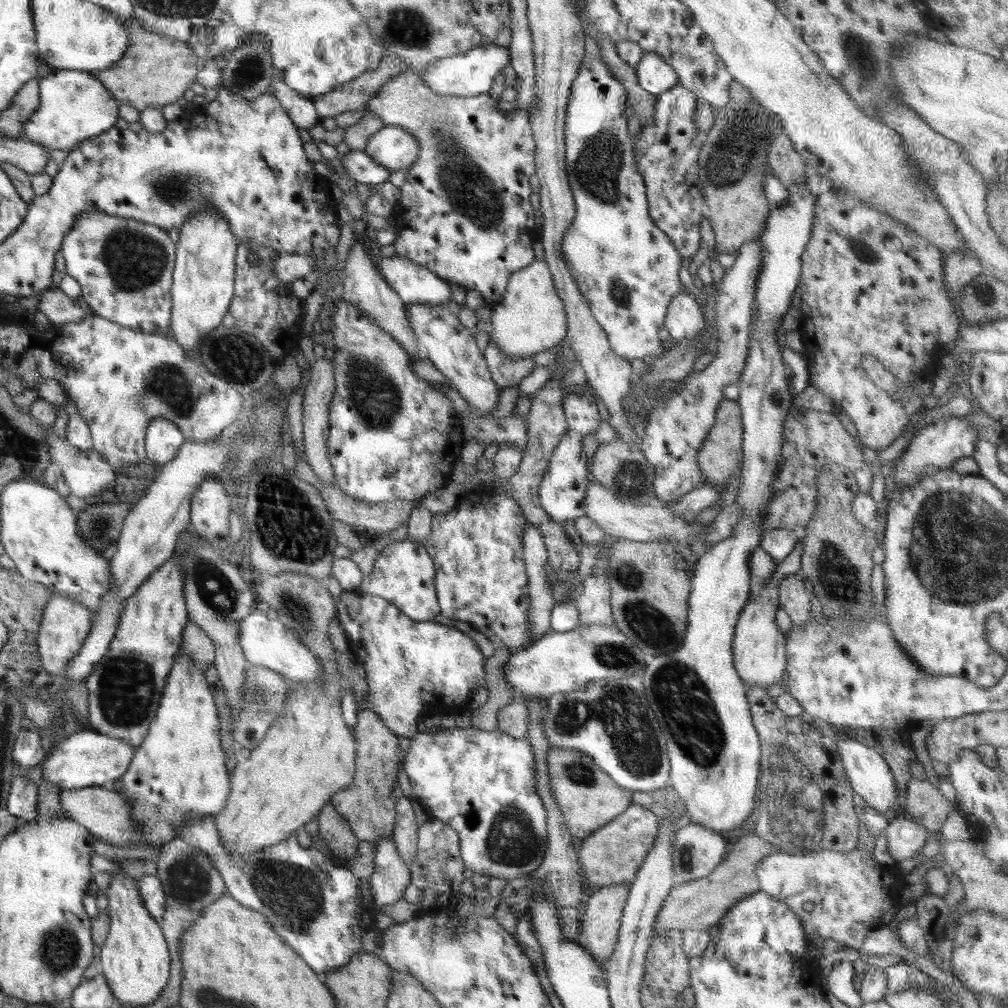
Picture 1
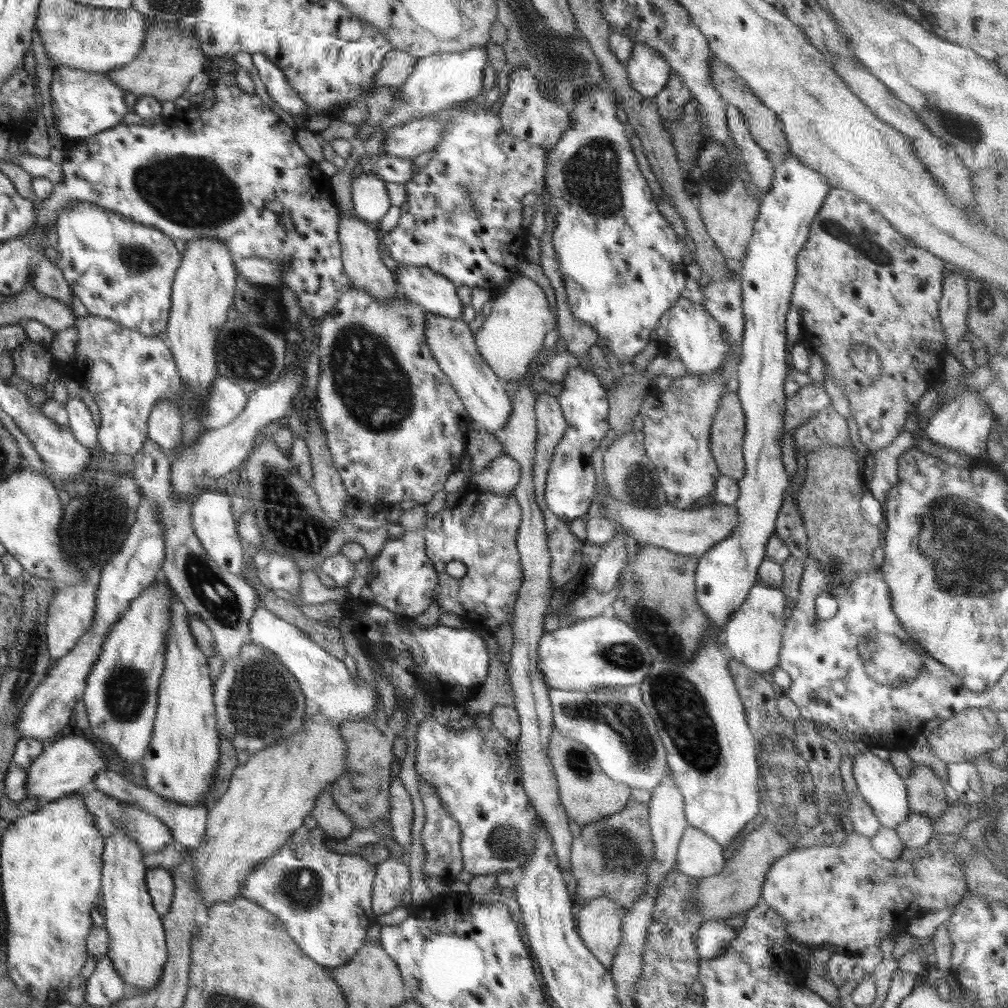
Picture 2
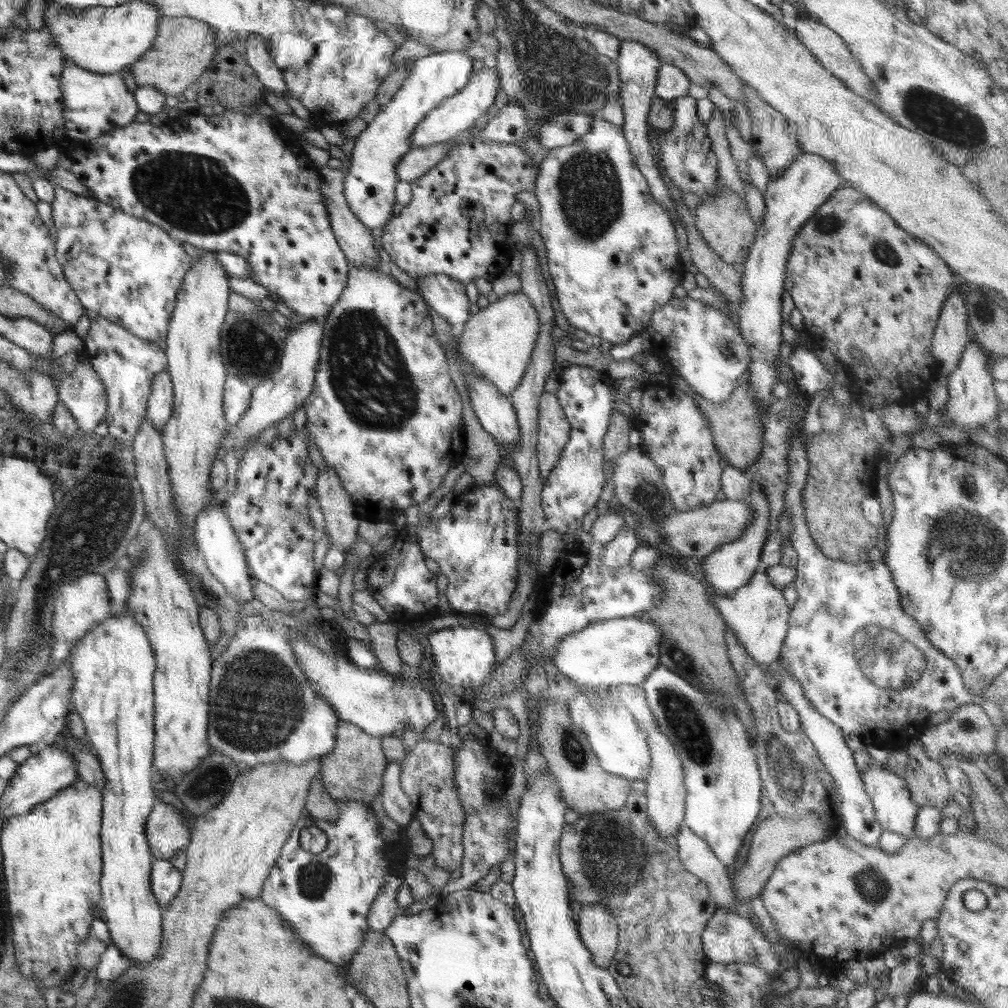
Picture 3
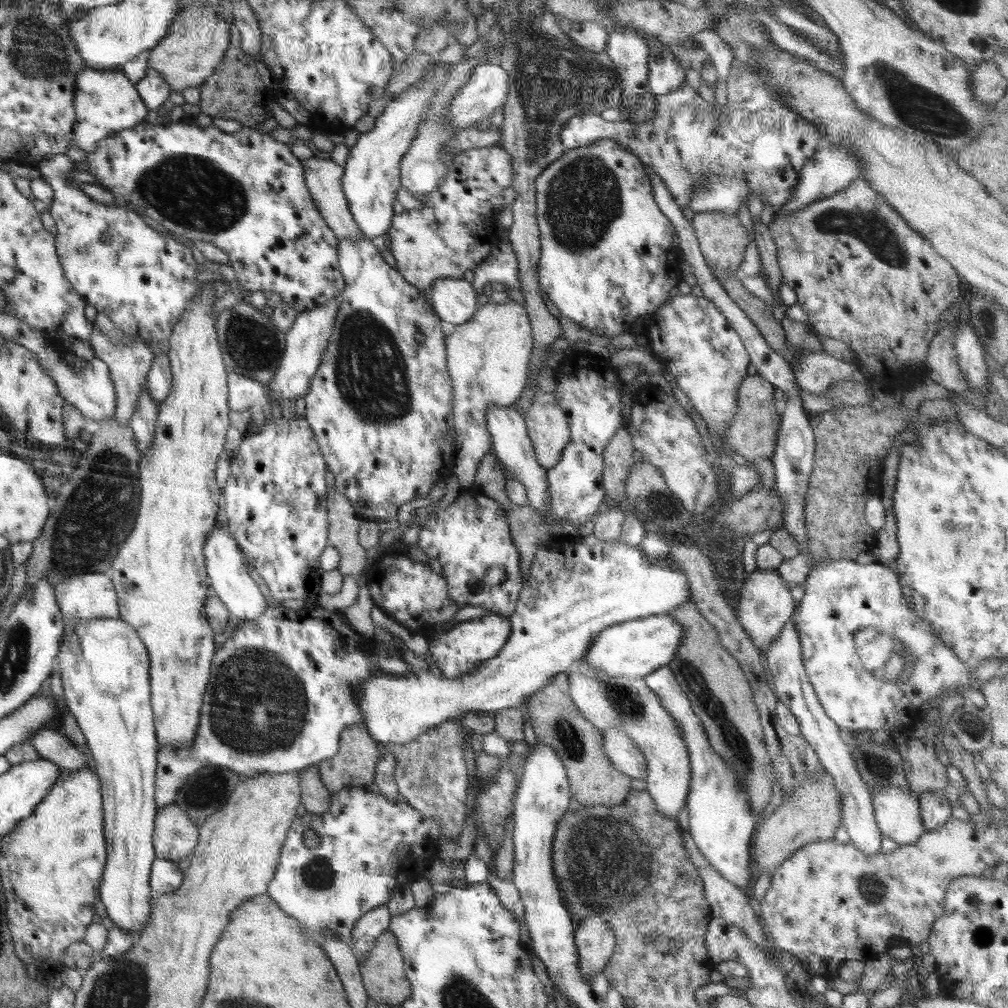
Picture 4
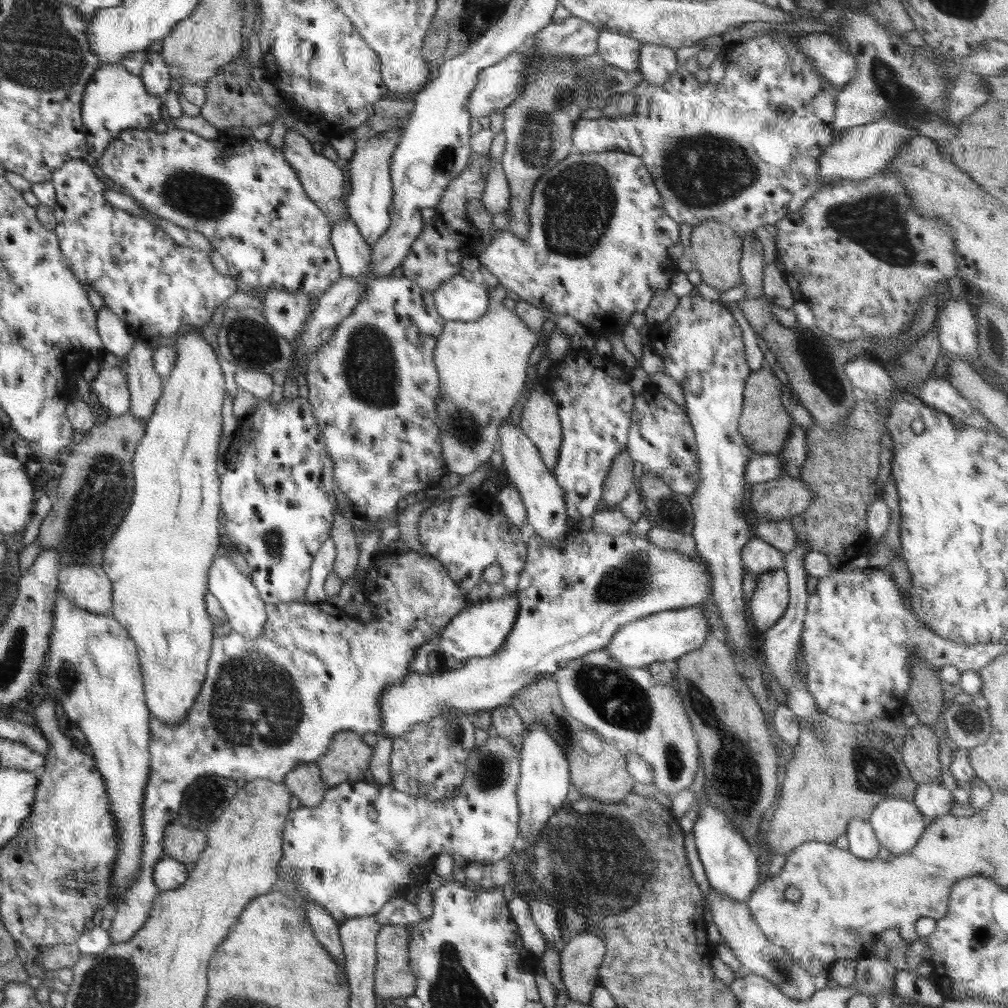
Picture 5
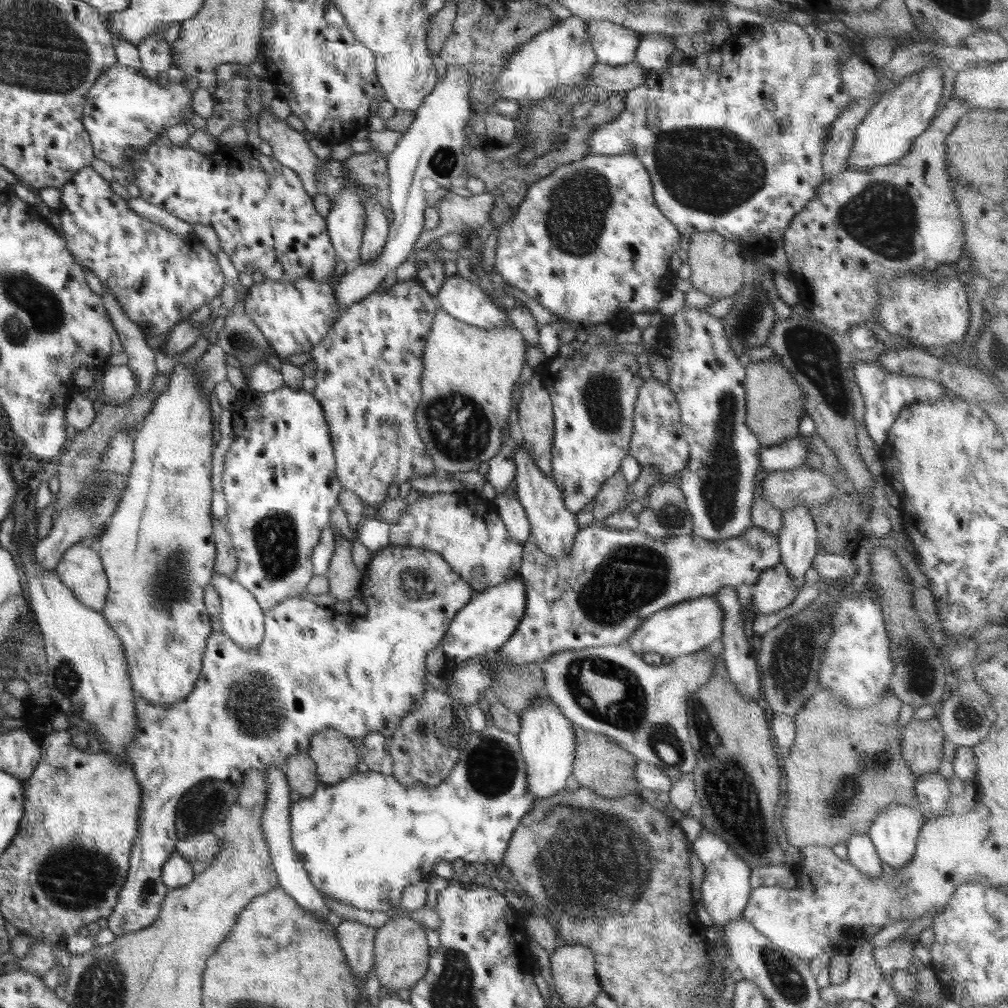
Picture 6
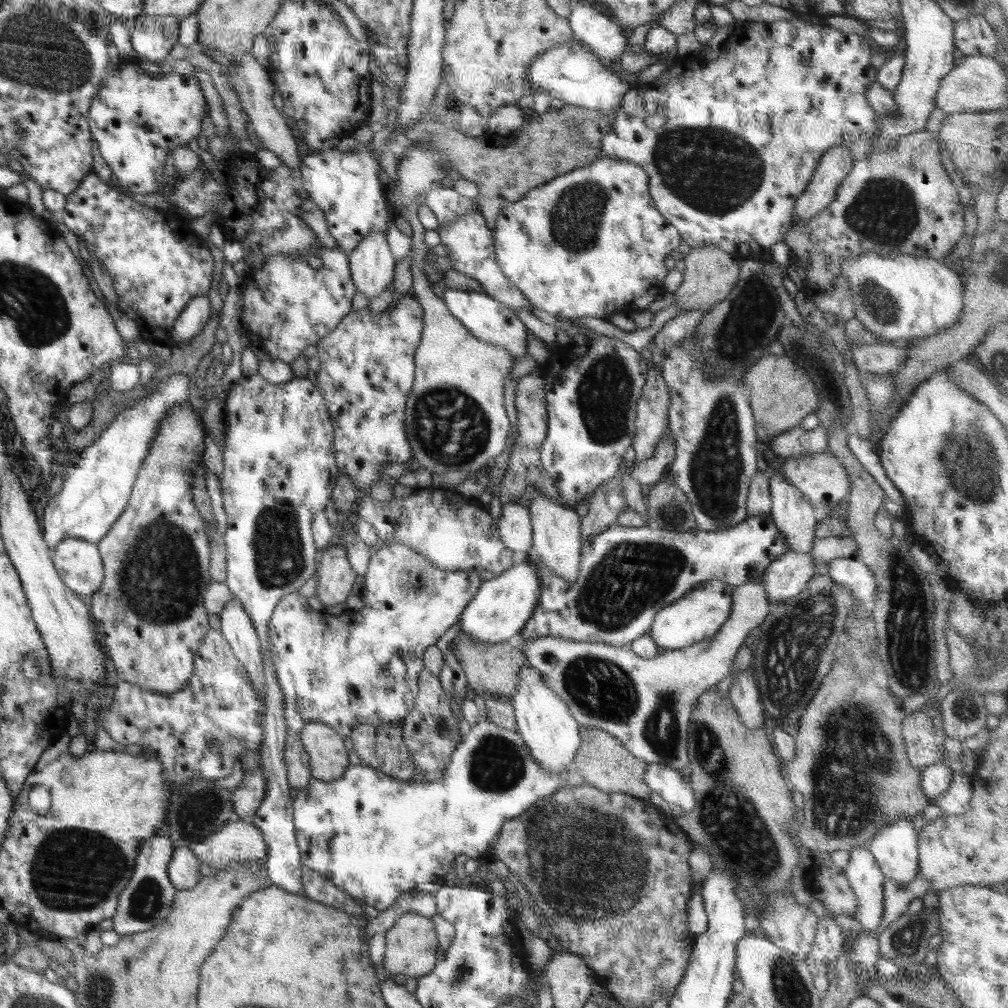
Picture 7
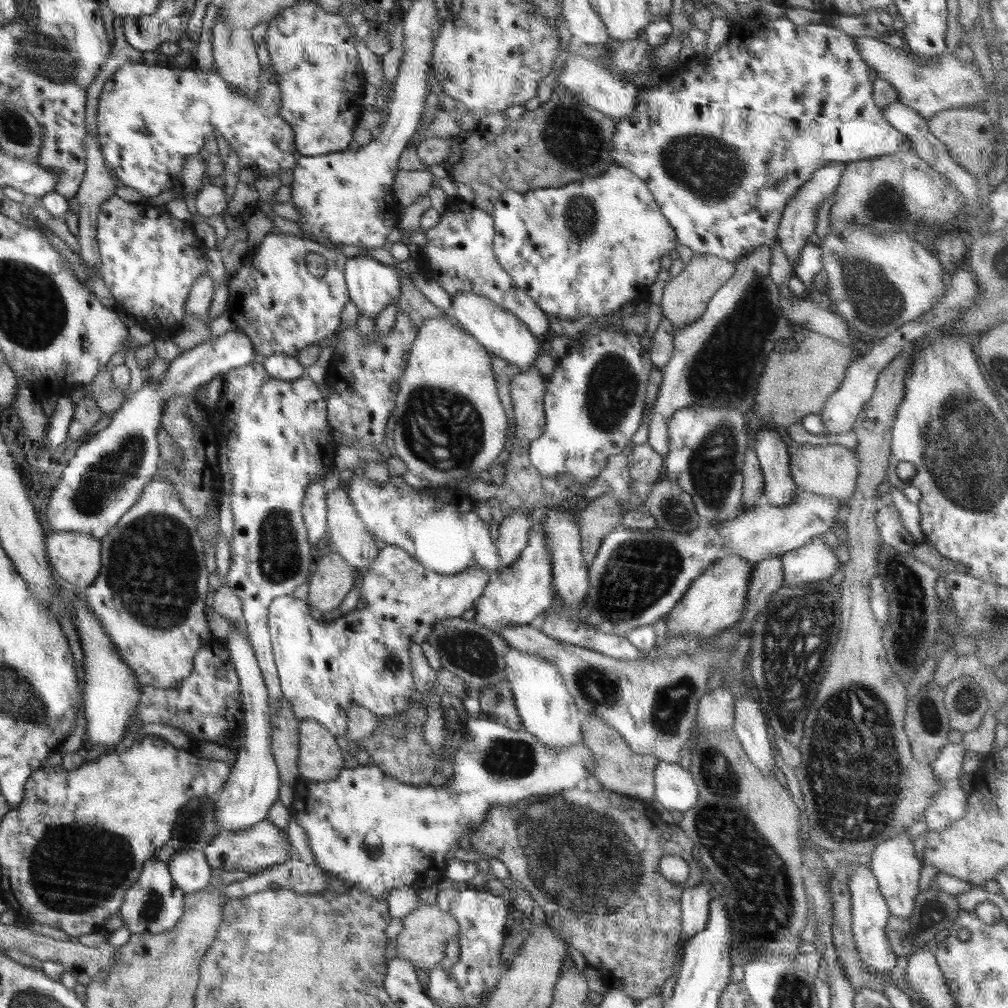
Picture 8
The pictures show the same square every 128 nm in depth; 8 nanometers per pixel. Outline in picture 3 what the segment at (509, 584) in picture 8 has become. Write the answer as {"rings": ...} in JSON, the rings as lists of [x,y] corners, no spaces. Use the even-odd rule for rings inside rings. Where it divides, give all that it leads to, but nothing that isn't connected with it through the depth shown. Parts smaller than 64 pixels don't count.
{"rings":[[[462,626],[433,631],[427,638],[432,650],[432,666],[442,678],[446,678],[456,696],[469,702],[467,694],[479,690],[479,686],[489,680],[496,663],[493,638],[483,628]]]}

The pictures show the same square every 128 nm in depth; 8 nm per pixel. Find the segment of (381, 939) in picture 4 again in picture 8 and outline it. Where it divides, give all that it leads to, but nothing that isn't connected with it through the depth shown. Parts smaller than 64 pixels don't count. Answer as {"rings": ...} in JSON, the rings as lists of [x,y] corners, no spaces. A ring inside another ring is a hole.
{"rings":[[[416,905],[417,909],[413,910],[408,916],[403,918],[403,928],[396,937],[396,954],[402,958],[407,958],[415,968],[423,968],[426,971],[433,969],[440,964],[445,957],[446,943],[458,936],[458,923],[447,912],[440,910],[436,905]]]}

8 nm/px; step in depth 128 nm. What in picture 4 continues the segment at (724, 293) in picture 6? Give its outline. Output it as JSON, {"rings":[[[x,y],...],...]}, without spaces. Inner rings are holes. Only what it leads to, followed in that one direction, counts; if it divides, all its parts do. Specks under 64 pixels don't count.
{"rings":[[[712,211],[710,213],[696,213],[691,223],[694,234],[699,243],[702,256],[714,276],[728,274],[737,275],[738,268],[744,259],[744,251],[750,243],[750,235],[746,227],[740,222],[736,213]]]}

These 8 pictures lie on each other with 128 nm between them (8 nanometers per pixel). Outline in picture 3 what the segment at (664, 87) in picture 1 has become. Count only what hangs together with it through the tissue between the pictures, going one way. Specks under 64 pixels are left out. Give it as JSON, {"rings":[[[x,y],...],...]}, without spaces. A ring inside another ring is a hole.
{"rings":[[[621,40],[618,55],[618,68],[620,79],[620,94],[624,112],[624,125],[622,125],[624,136],[629,142],[632,156],[637,167],[641,170],[647,180],[649,189],[655,201],[666,211],[670,211],[679,220],[678,213],[674,208],[673,198],[666,188],[654,162],[653,152],[649,143],[649,124],[647,116],[651,108],[652,99],[655,97],[655,85],[661,60],[657,54],[645,44],[634,40]]]}

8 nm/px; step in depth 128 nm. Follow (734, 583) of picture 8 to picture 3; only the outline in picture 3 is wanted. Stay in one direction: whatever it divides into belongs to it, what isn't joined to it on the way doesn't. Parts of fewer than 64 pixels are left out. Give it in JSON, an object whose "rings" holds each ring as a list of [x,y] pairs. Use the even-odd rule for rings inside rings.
{"rings":[[[638,616],[620,617],[593,622],[585,629],[564,637],[555,648],[551,662],[557,672],[567,676],[578,688],[612,688],[619,684],[641,685],[645,678],[659,665],[661,630],[649,620]]]}

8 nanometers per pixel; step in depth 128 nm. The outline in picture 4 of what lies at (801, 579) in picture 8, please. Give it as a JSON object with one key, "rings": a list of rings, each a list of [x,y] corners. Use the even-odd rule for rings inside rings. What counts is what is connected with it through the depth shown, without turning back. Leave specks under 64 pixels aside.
{"rings":[[[756,569],[745,577],[736,602],[736,618],[759,650],[767,648],[779,637],[780,631],[795,612],[797,602],[792,599],[791,588],[776,570]]]}

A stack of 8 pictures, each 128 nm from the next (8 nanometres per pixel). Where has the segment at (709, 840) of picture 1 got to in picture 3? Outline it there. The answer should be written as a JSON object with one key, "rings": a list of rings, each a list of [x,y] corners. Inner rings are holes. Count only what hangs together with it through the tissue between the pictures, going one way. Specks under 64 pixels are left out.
{"rings":[[[682,825],[679,827],[675,842],[678,846],[679,861],[686,870],[707,884],[718,908],[739,913],[746,911],[744,906],[737,904],[733,896],[733,888],[725,864],[712,854],[706,841]]]}

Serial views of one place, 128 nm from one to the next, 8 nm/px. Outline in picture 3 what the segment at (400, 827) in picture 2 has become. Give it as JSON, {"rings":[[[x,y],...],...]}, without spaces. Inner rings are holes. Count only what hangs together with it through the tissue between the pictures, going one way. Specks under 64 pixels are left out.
{"rings":[[[387,763],[387,767],[382,774],[382,789],[380,790],[380,800],[382,801],[385,813],[396,824],[403,829],[413,818],[413,804],[408,795],[400,786],[401,766],[399,763]]]}

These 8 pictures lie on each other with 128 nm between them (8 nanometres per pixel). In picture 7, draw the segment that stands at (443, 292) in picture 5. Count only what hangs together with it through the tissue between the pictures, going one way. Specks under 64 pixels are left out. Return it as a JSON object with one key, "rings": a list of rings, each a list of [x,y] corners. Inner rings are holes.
{"rings":[[[449,287],[444,291],[443,302],[454,318],[457,318],[475,337],[491,345],[503,346],[513,358],[526,353],[527,339],[526,325],[516,317],[514,310],[506,307],[502,302],[494,300],[485,293],[466,292]]]}

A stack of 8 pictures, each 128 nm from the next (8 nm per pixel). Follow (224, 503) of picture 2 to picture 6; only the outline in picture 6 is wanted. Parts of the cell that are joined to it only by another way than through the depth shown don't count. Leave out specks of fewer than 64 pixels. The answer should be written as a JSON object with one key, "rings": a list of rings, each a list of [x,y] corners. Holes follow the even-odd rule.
{"rings":[[[214,572],[210,583],[221,600],[221,611],[218,614],[218,619],[221,622],[222,632],[226,633],[243,649],[253,649],[260,646],[265,633],[265,618],[257,598],[254,598],[254,595],[245,586],[242,586],[242,583],[232,580],[224,574]]]}

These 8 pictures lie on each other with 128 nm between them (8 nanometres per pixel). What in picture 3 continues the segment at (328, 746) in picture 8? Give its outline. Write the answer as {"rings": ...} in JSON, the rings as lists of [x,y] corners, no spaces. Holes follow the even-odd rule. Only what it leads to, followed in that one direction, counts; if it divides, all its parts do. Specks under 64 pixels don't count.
{"rings":[[[340,721],[338,722],[334,752],[321,758],[320,775],[324,789],[339,803],[357,800],[373,804],[380,800],[382,774],[387,763],[381,746],[381,738],[374,738],[374,736],[363,732],[358,726]]]}

